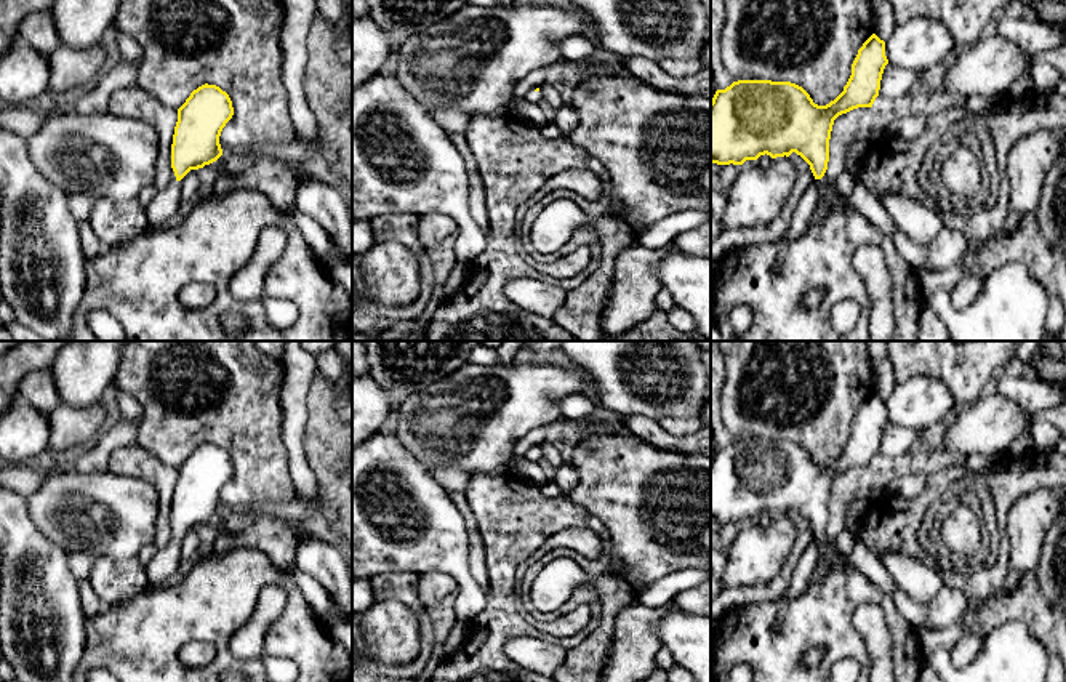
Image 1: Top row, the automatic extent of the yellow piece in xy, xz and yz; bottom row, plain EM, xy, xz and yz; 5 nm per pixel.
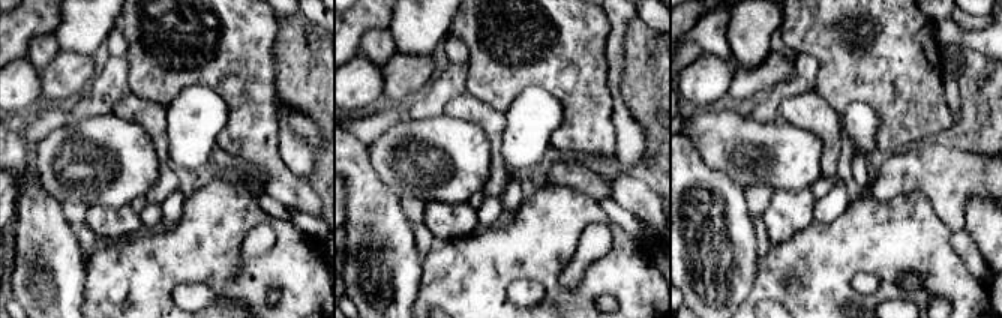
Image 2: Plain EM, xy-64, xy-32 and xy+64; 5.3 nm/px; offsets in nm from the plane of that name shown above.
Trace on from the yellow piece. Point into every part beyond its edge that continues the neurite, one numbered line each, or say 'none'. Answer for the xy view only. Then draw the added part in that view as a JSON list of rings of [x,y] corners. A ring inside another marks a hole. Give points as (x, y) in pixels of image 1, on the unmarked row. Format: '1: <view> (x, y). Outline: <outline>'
1: xy (165, 565). Outline: [[[181,540],[155,552],[152,560],[146,565],[146,576],[149,586],[170,584],[182,572]]]

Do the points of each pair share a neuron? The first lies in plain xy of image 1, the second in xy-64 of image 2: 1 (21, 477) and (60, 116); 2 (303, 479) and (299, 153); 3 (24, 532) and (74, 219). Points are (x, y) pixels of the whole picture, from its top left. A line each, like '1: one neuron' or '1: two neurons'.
1: one neuron
2: one neuron
3: two neurons

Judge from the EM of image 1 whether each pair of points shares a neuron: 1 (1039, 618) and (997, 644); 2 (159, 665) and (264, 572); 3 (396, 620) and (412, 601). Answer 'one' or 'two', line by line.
1: two
2: one
3: two

